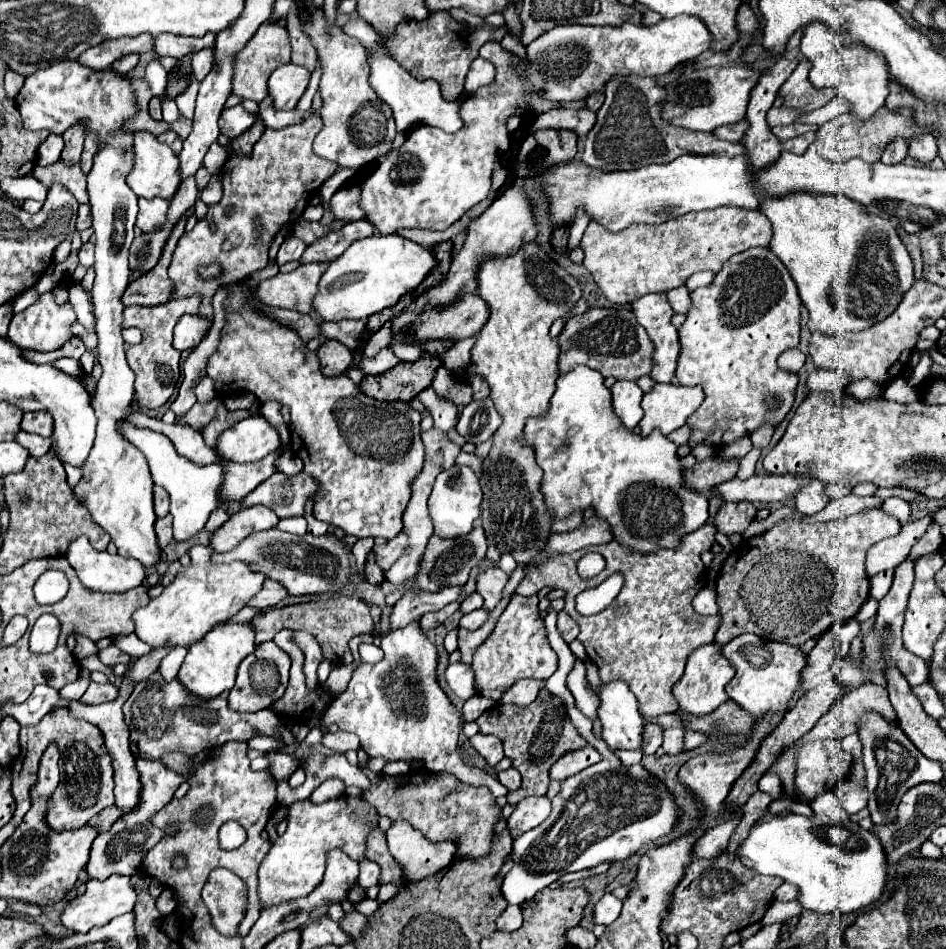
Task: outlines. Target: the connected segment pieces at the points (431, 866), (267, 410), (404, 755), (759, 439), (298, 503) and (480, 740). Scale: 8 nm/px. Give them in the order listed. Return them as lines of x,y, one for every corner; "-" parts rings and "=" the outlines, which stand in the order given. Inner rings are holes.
392,821
390,829
386,831
386,839
388,851
414,881
420,881
450,865
458,847
450,845
450,841
432,843
408,821
=
264,401
260,413
278,429
278,433
280,433
280,437
282,437
282,443
284,443
284,445
290,443
290,431
288,431
288,425
284,423
284,419
282,419
282,415
280,415
278,403
276,403
276,401
=
416,619
404,629
384,635
380,649
384,651
384,659
374,665
360,665
354,671
348,689
332,701
322,715
322,723
326,727
338,723
342,731
356,733
362,749
370,757
382,757
386,761
420,759
426,763
428,771
452,773
466,785
484,785
494,797
506,795
508,789
496,777
466,765
458,753
462,713
450,703
436,681
438,649
422,633
420,621
=
769,424
759,427
750,435
753,447
758,447
760,449
765,448
770,443
773,434
774,428
=
274,473
252,493
248,493
242,501
246,501
246,507
266,505
280,519
296,517
304,515
304,503
308,497
316,497
316,489
318,483
306,473
298,473
294,477
286,477
284,473
=
474,735
470,739
470,745
488,761
488,765
496,765
504,759
504,749
502,749
502,741
498,741
498,737
492,737
492,735

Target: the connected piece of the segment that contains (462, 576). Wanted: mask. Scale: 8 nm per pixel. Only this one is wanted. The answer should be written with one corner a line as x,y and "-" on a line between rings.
480,525
474,527
474,531
462,539
454,539
454,541
444,541
444,539
438,539
438,537
432,537
428,547
426,547
426,553
424,553
424,559
420,563
420,571
418,571
418,581
416,585
424,591
440,591
444,587
464,587
468,577
470,577
470,571
474,565
478,565
484,555
486,555
486,547
488,547
488,541
484,537
484,529

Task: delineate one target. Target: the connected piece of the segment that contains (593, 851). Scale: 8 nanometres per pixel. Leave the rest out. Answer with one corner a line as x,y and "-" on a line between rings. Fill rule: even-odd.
548,611
544,617
550,647
558,655
558,669
548,679
546,689
552,695
558,695
562,699
568,715
574,721
574,727
578,729
578,733
582,733
582,737
592,747
602,754
602,761
562,781
562,789
552,799
550,817
542,821
538,827
522,833
520,837
512,841
514,867
506,873
504,885
502,885
502,893
510,905
522,905
530,901
538,891
558,881
564,873
592,869
600,863
616,863
616,861
630,859
642,847
658,841
660,837
670,835
680,819
680,809
672,793
668,791
668,787
662,781
658,781
648,769
644,769
642,763
632,765
630,769
624,769
620,759
612,753
608,745
594,735
592,721
576,709
574,697
566,687
566,675
570,673
574,665
574,653
556,631
556,615
558,615
556,611
-
584,801
592,801
590,813
582,813
-
570,823
574,827
564,829
564,825
570,825

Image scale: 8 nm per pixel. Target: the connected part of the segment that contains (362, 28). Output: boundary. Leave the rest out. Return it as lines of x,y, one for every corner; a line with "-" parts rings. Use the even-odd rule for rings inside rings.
356,17
354,21
348,21
344,27
346,35
354,35
368,51
368,61
370,61
370,85
374,87
374,91
378,93
378,97
382,97
382,101
386,101
392,111
394,111
394,119
396,119
396,127
398,131
406,133
410,125
430,125
430,127
438,127
446,133
456,133
458,129
462,129
462,117
460,117
460,105
458,103
450,103
444,101
440,95
440,87
436,81
426,79
426,81
418,81
414,79
402,65
398,65
384,49
382,43
378,41
378,33
376,29

